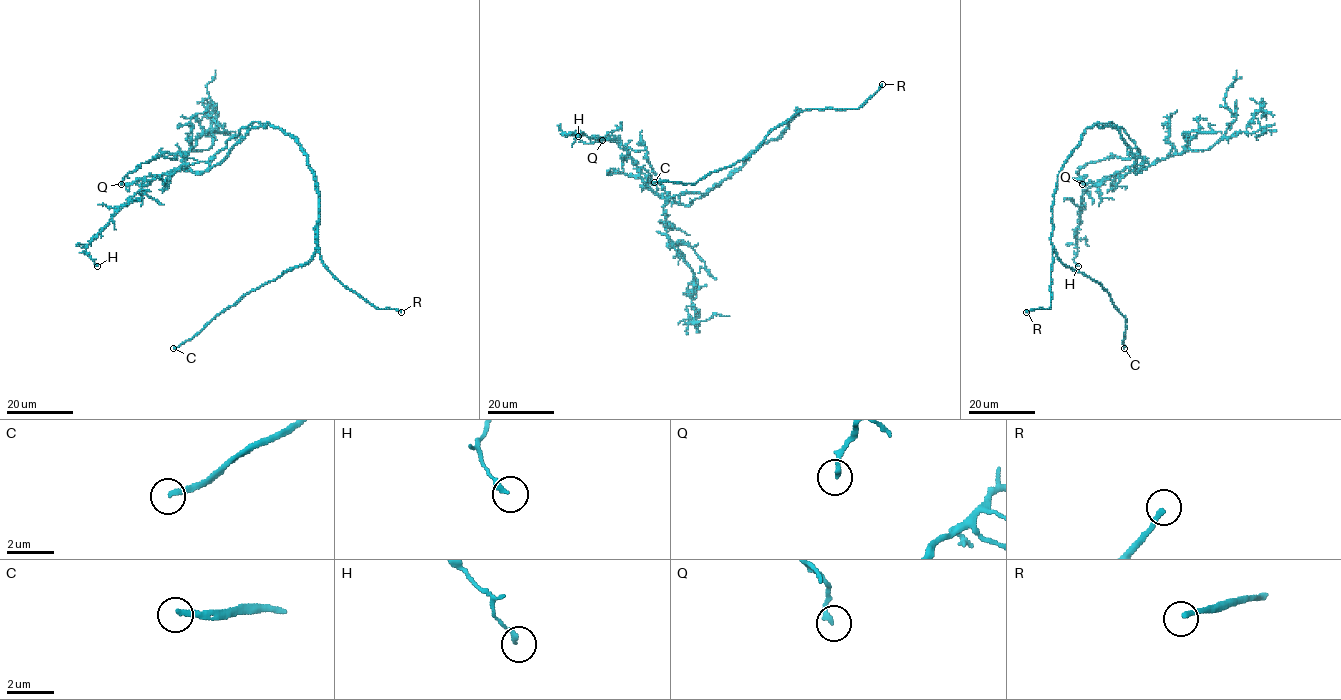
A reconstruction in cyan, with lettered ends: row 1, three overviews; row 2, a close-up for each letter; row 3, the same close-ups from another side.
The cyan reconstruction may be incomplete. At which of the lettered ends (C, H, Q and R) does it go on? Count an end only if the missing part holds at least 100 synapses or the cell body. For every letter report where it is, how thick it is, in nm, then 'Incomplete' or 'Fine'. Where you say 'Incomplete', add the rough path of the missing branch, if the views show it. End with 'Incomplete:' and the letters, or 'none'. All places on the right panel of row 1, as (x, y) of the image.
C: Place: (1124, 348). Thickness 240 nm. Incomplete
H: Place: (1078, 266). Thickness 190 nm. Fine
Q: Place: (1082, 184). Thickness 190 nm. Fine
R: Place: (1026, 312). Thickness 200 nm. Fine
Incomplete: C

